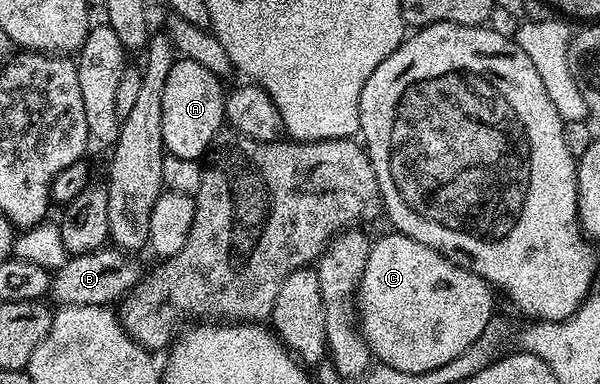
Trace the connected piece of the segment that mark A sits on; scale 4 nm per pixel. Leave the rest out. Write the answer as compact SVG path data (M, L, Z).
M177 58L162 88L162 141L167 154L199 160L212 146L212 138L226 123L226 87L220 83L223 83L221 76L202 69L198 61Z

